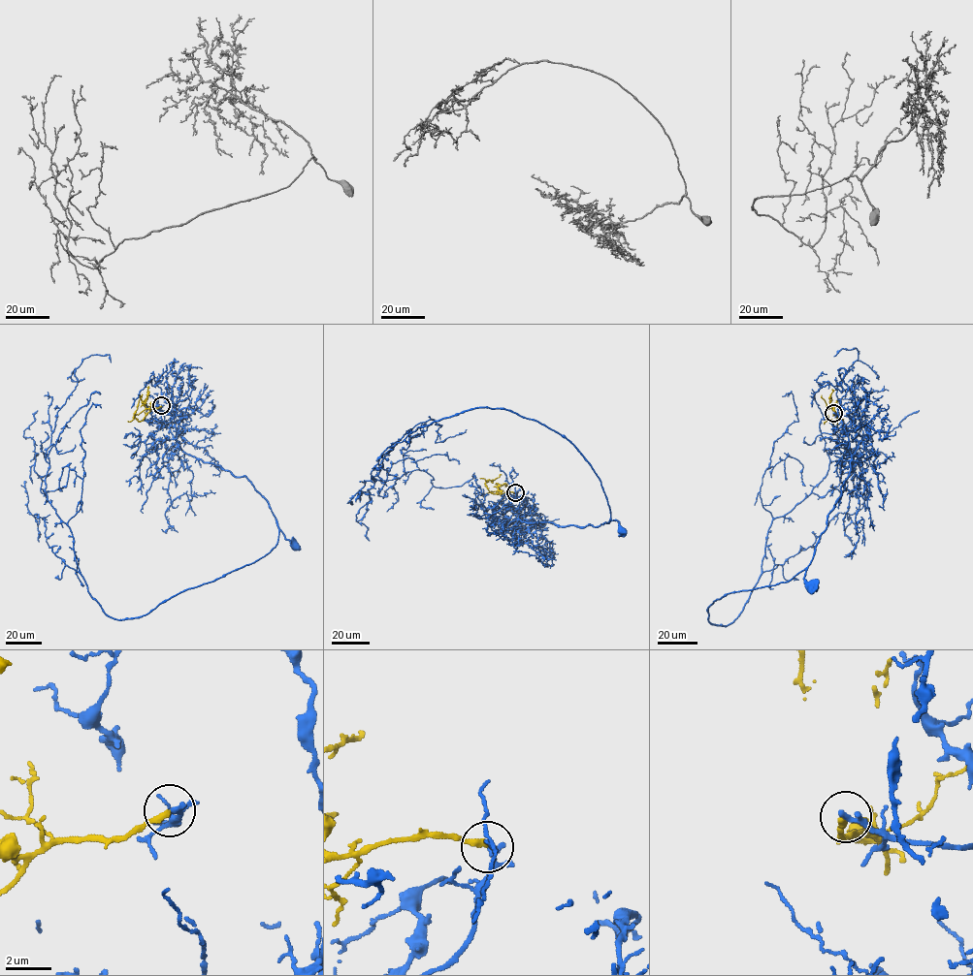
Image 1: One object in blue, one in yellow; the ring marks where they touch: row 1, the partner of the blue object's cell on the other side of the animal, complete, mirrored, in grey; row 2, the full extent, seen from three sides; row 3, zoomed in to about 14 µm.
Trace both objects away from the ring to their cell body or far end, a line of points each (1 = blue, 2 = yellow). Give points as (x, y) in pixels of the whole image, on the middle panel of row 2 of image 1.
1: (515, 493), (507, 508), (528, 507), (517, 519), (522, 521), (581, 528), (613, 519), (622, 530)
2: (515, 493), (494, 494), (488, 489), (485, 483), (502, 475)

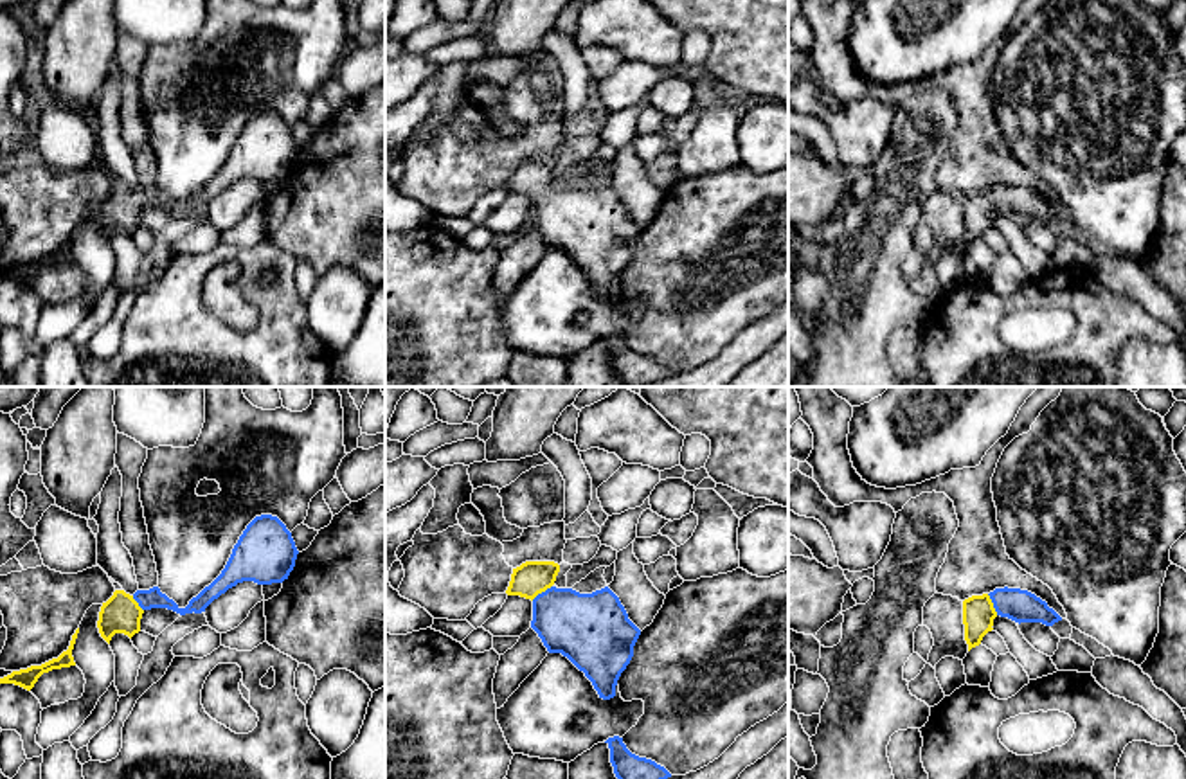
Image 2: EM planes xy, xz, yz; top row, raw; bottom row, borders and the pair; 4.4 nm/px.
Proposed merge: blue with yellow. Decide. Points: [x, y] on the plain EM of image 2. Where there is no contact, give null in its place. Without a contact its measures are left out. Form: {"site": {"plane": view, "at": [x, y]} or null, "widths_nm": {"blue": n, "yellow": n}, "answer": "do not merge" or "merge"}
{"site": {"plane": "yz", "at": [994, 202]}, "widths_nm": {"blue": 140, "yellow": 140}, "answer": "merge"}

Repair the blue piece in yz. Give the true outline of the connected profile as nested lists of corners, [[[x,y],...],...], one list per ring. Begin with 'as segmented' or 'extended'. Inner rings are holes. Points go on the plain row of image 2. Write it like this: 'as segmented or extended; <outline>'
extended; [[[995,185],[990,191],[972,193],[963,198],[963,221],[968,248],[981,241],[992,228],[993,216],[1008,214],[1015,219],[1042,219],[1053,223],[1062,214],[1035,191],[1020,185]]]

